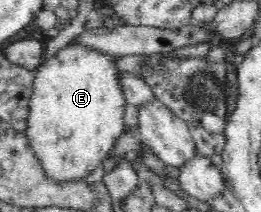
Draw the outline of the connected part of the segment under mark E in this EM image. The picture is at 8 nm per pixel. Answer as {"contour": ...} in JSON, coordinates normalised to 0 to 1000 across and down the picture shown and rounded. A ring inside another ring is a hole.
{"contour":[[[287,179],[195,274],[172,278],[134,335],[115,519],[100,561],[107,594],[92,623],[111,651],[119,703],[146,731],[195,844],[318,844],[372,778],[398,764],[410,712],[429,698],[441,656],[475,623],[471,538],[490,486],[460,396],[467,340],[448,325],[444,274],[448,259],[387,250],[318,212],[307,184]]]}

